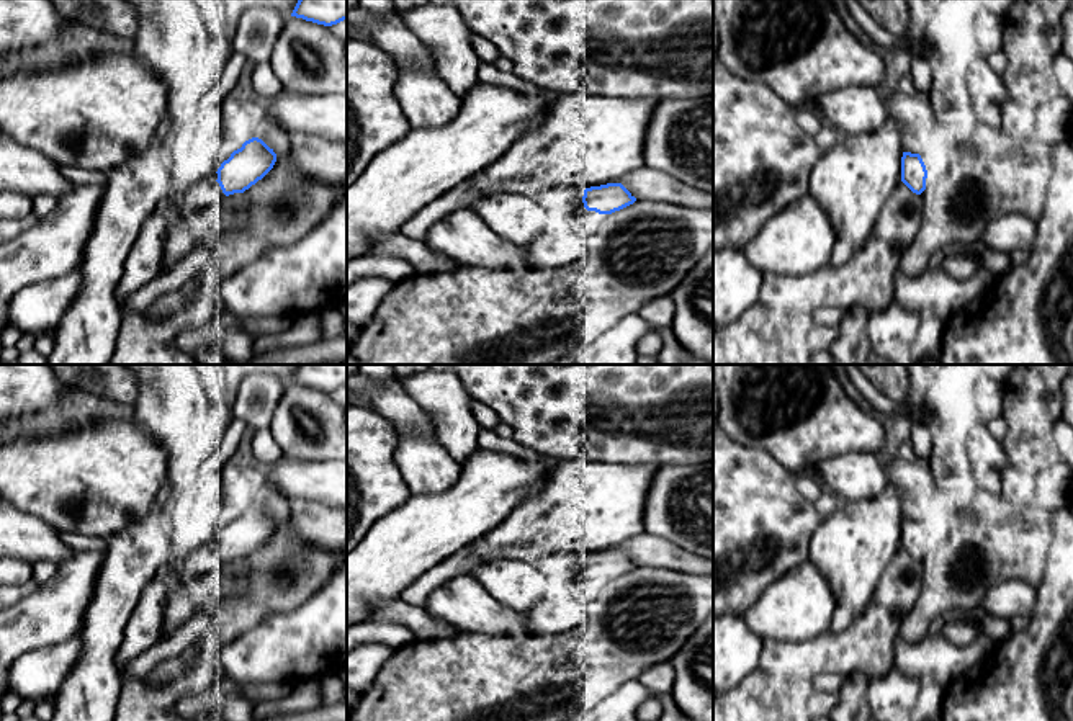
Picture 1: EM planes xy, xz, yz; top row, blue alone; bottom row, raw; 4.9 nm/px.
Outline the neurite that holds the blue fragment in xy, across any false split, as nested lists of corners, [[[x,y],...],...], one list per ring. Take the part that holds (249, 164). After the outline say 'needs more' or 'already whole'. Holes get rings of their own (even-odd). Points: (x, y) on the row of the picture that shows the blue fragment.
[[[252,137],[234,150],[218,168],[218,178],[204,177],[180,195],[170,196],[172,216],[203,209],[221,201],[224,196],[244,193],[262,180],[275,165],[276,154],[262,139]]] | needs more

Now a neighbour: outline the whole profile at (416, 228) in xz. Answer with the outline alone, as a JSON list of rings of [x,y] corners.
[[[469,180],[442,195],[433,203],[427,204],[409,217],[401,232],[414,240],[424,240],[429,227],[460,208],[473,208],[476,203],[476,190]]]

